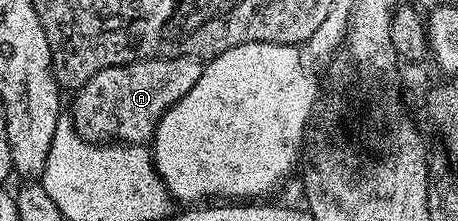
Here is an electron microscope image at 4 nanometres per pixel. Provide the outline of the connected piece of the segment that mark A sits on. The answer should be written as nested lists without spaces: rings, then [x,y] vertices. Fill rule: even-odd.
[[[156,57],[153,61],[101,69],[76,90],[71,110],[75,131],[83,139],[98,143],[148,142],[164,113],[199,83],[202,68],[202,62],[195,57]]]

